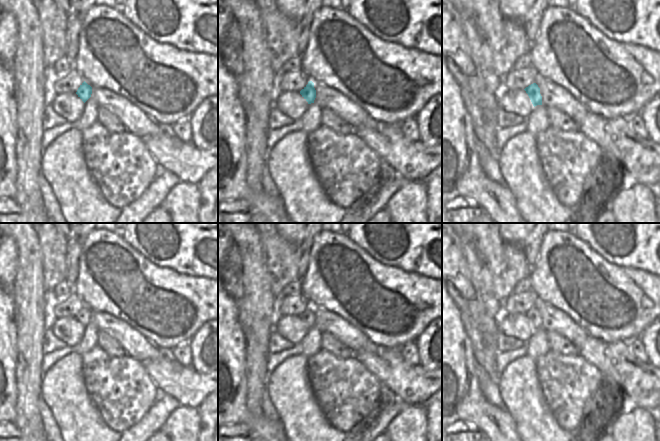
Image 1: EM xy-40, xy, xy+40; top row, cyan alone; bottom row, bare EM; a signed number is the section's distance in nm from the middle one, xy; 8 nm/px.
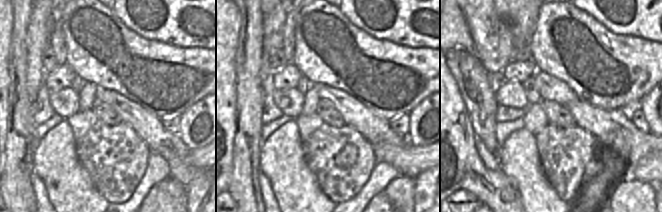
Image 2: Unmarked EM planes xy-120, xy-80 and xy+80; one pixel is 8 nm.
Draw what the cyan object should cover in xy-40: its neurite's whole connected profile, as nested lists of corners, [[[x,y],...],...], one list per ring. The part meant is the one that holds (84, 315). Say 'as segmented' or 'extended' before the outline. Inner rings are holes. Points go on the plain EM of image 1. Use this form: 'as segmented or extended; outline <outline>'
as segmented; outline [[[84,305],[78,312],[76,318],[85,327],[91,321],[92,311]]]

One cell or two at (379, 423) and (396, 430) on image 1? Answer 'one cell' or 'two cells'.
two cells

